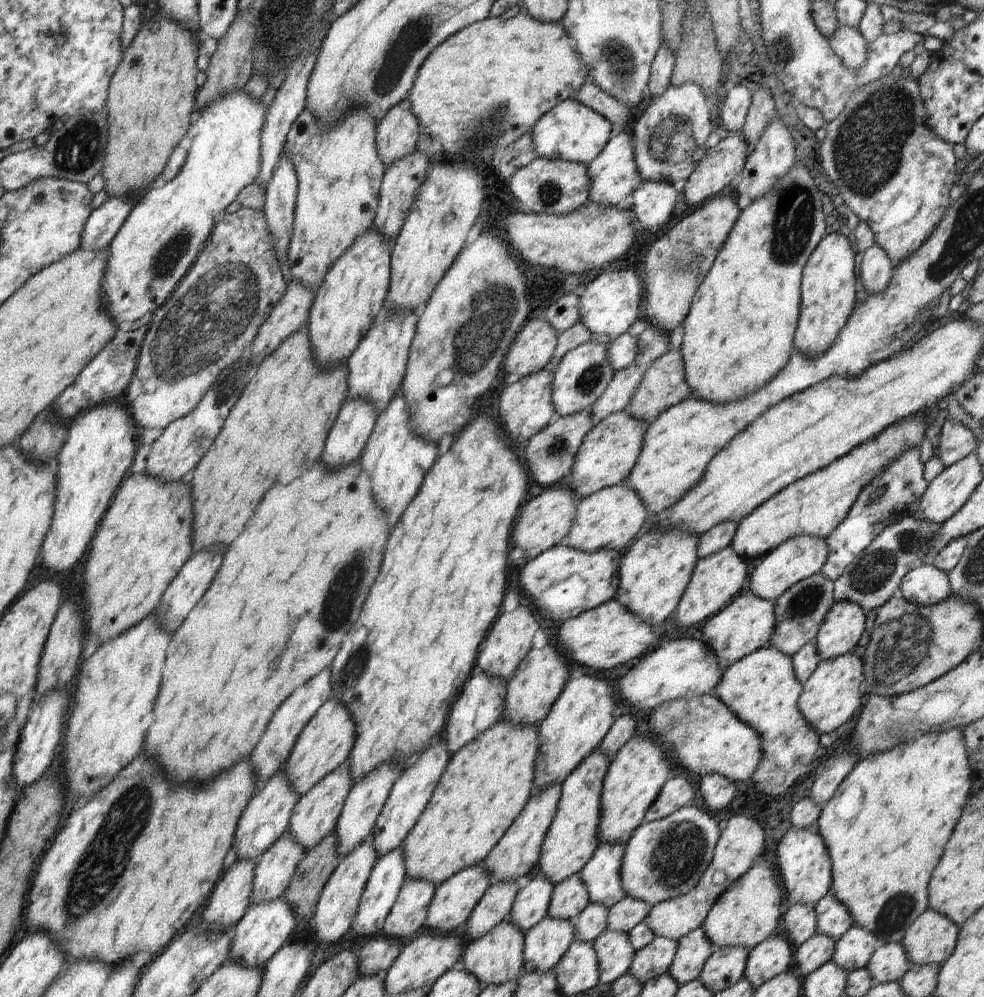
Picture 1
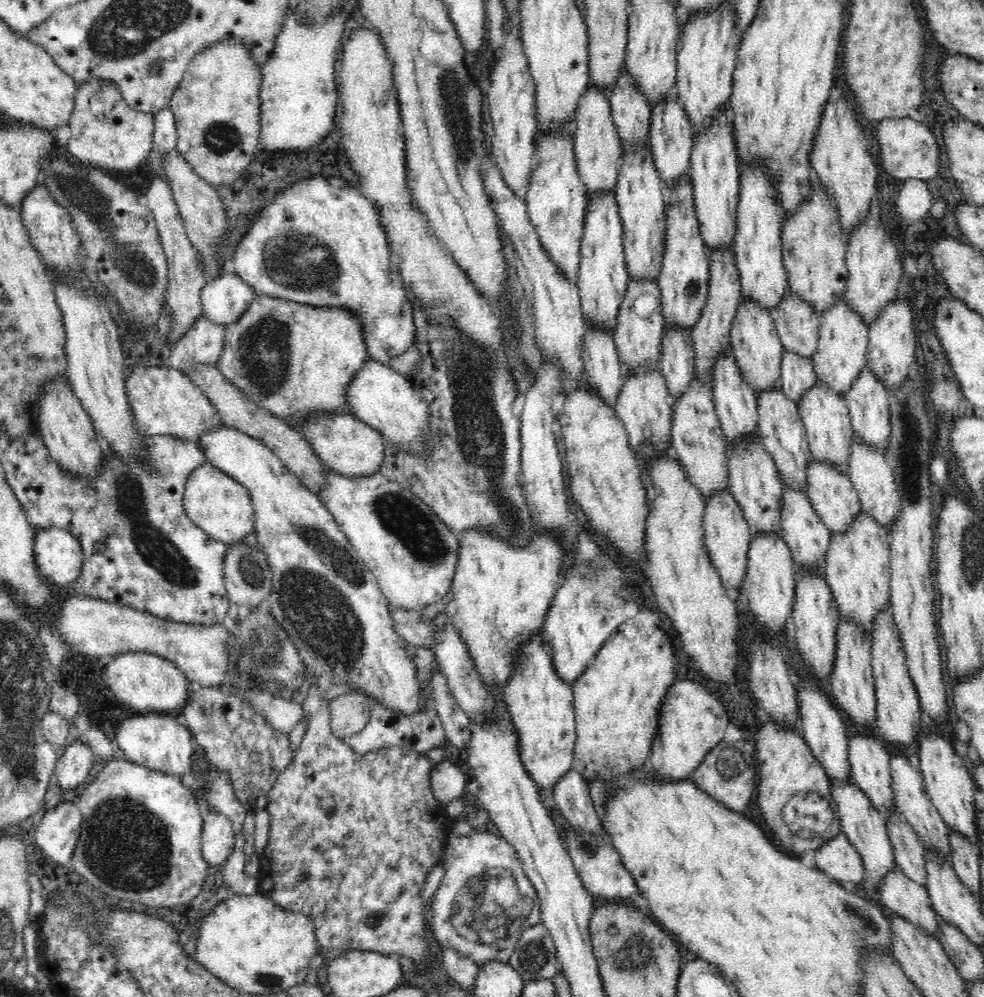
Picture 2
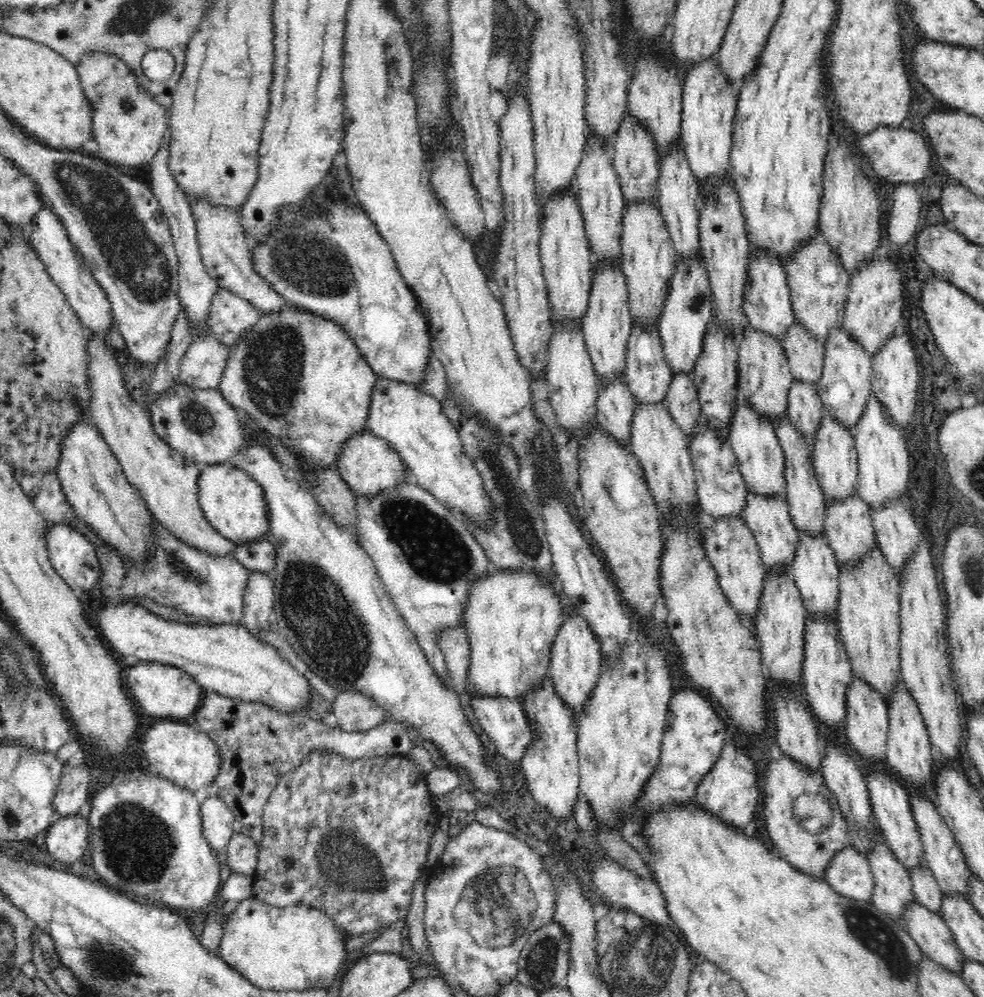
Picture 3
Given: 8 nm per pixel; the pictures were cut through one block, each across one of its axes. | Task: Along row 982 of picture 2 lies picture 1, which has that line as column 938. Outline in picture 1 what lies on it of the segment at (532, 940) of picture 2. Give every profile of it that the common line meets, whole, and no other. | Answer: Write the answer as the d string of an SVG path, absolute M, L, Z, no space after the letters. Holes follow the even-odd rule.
M904 517L892 526L886 527L833 582L833 593L837 601L858 604L864 612L882 606L898 594L900 583L908 572L923 564L933 534L939 529L936 523Z

